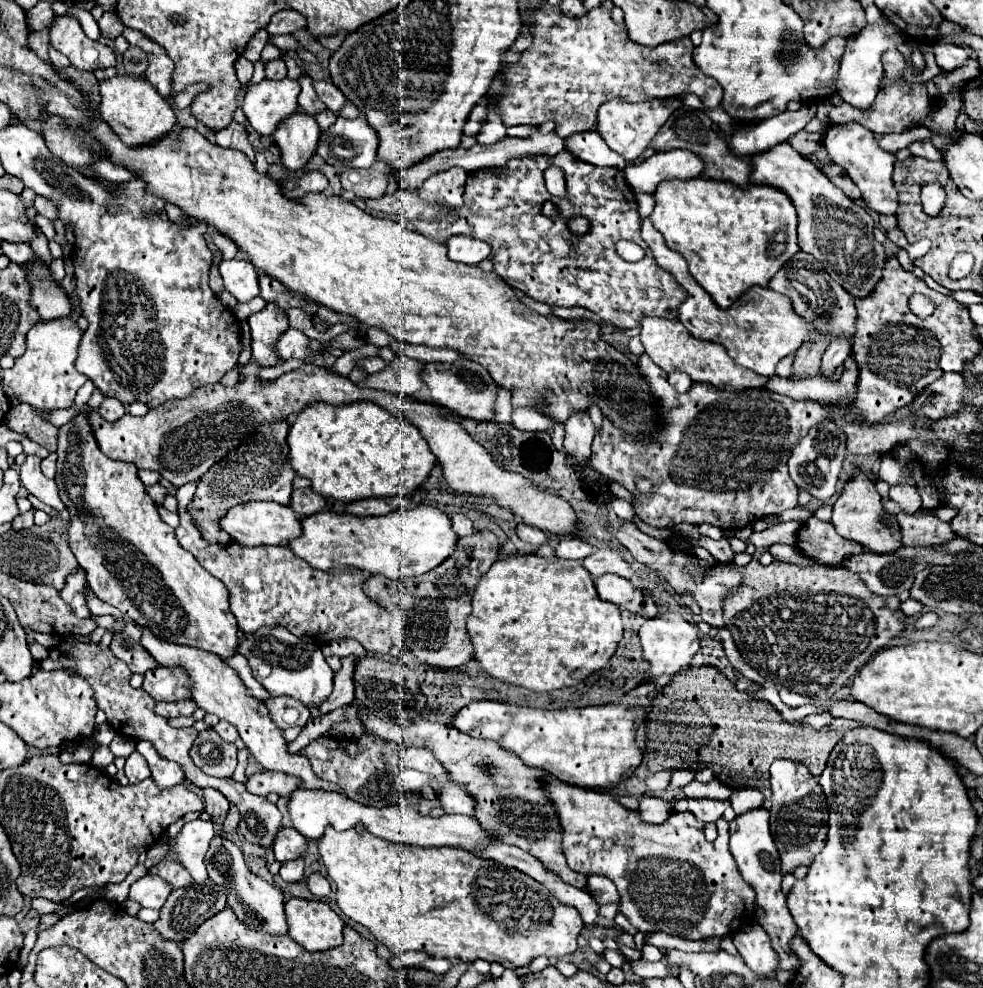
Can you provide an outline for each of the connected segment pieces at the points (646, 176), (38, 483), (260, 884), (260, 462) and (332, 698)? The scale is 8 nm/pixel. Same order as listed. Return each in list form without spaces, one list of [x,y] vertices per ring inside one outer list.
[[[668,150],[656,152],[642,164],[628,164],[624,176],[632,190],[654,194],[658,184],[664,180],[692,180],[704,172],[704,160],[690,150]]]
[[[28,454],[24,464],[20,466],[20,482],[28,490],[28,494],[36,496],[40,502],[56,508],[58,512],[64,512],[64,504],[58,496],[56,482],[42,474],[40,462],[42,462],[42,458],[38,458],[36,454]]]
[[[214,836],[208,852],[206,852],[206,870],[208,876],[216,884],[226,884],[228,886],[228,906],[236,912],[238,920],[244,922],[252,930],[262,930],[266,934],[282,936],[288,934],[288,924],[284,916],[284,894],[280,888],[270,886],[266,880],[260,876],[252,874],[248,866],[244,864],[242,852],[234,842],[222,836]]]
[[[280,420],[274,424],[260,424],[254,432],[252,446],[238,446],[234,452],[228,452],[226,458],[218,460],[216,466],[210,468],[210,472],[198,482],[196,494],[188,506],[188,512],[192,516],[194,526],[198,526],[202,538],[208,544],[222,544],[228,546],[232,538],[222,532],[220,518],[224,512],[228,512],[232,506],[240,502],[252,502],[252,500],[272,500],[278,504],[288,506],[290,494],[292,494],[292,480],[296,472],[290,468],[290,456],[288,456],[288,422]]]
[[[346,656],[342,658],[342,668],[334,674],[334,690],[328,696],[328,700],[322,704],[322,708],[310,710],[312,716],[322,716],[330,710],[342,708],[354,700],[354,664],[358,662],[356,656]]]

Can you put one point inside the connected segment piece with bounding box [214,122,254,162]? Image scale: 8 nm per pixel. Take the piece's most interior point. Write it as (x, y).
(234, 136)

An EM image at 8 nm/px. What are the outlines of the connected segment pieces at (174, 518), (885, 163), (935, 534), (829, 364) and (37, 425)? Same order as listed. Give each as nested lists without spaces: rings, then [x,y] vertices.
[[[156,503],[156,506],[158,508],[159,514],[162,518],[162,520],[168,524],[169,526],[173,527],[174,529],[179,526],[180,523],[180,517],[176,512],[170,512],[166,510],[163,505]]]
[[[856,122],[829,124],[826,127],[824,146],[826,146],[832,162],[842,166],[846,170],[846,174],[852,178],[852,182],[860,188],[862,200],[866,202],[866,206],[870,210],[874,210],[878,214],[896,214],[898,192],[896,192],[894,180],[892,180],[896,156],[882,150],[870,130]]]
[[[920,508],[914,514],[902,514],[898,516],[900,528],[902,528],[902,542],[904,546],[942,546],[944,542],[950,542],[958,538],[958,534],[952,530],[950,524],[942,522],[934,510]]]
[[[834,340],[828,344],[828,348],[824,350],[822,354],[822,370],[820,370],[820,376],[824,380],[832,380],[836,368],[850,356],[850,346],[846,340]]]
[[[18,404],[10,408],[10,412],[5,416],[5,424],[18,434],[30,438],[32,442],[44,446],[48,452],[56,452],[58,428],[42,420],[38,412],[28,404]]]

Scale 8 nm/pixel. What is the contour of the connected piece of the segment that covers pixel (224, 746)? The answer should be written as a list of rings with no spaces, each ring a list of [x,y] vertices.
[[[214,730],[198,734],[198,738],[190,750],[190,756],[192,756],[194,764],[210,776],[226,778],[226,776],[234,774],[236,746],[224,742]]]

